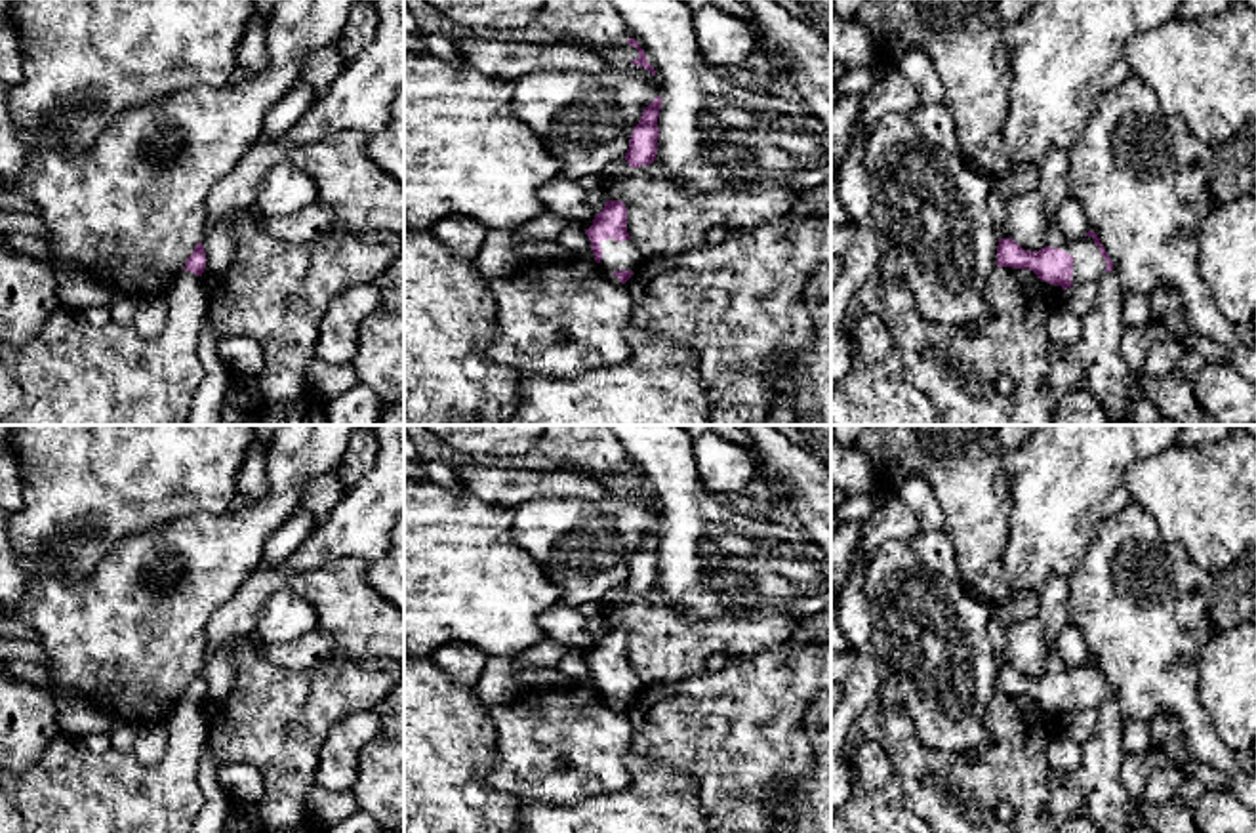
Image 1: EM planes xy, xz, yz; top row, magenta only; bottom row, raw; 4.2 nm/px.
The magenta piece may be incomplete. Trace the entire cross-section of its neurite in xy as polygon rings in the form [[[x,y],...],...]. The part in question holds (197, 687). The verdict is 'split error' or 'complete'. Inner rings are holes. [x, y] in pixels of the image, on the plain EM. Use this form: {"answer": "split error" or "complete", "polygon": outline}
{"answer": "split error", "polygon": [[[198,669],[175,703],[170,742],[160,762],[145,766],[135,753],[93,753],[82,740],[57,734],[25,774],[0,768],[0,833],[192,833],[204,804],[198,785],[208,721],[202,709],[206,679]]]}

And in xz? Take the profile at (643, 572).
{"answer": "complete", "polygon": [[[658,522],[644,538],[635,553],[629,576],[625,579],[625,587],[631,595],[648,593],[656,587],[658,581],[658,566],[659,566],[659,545],[661,522]]]}

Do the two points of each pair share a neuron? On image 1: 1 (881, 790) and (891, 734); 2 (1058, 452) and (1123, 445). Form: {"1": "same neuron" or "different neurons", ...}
{"1": "different neurons", "2": "same neuron"}

